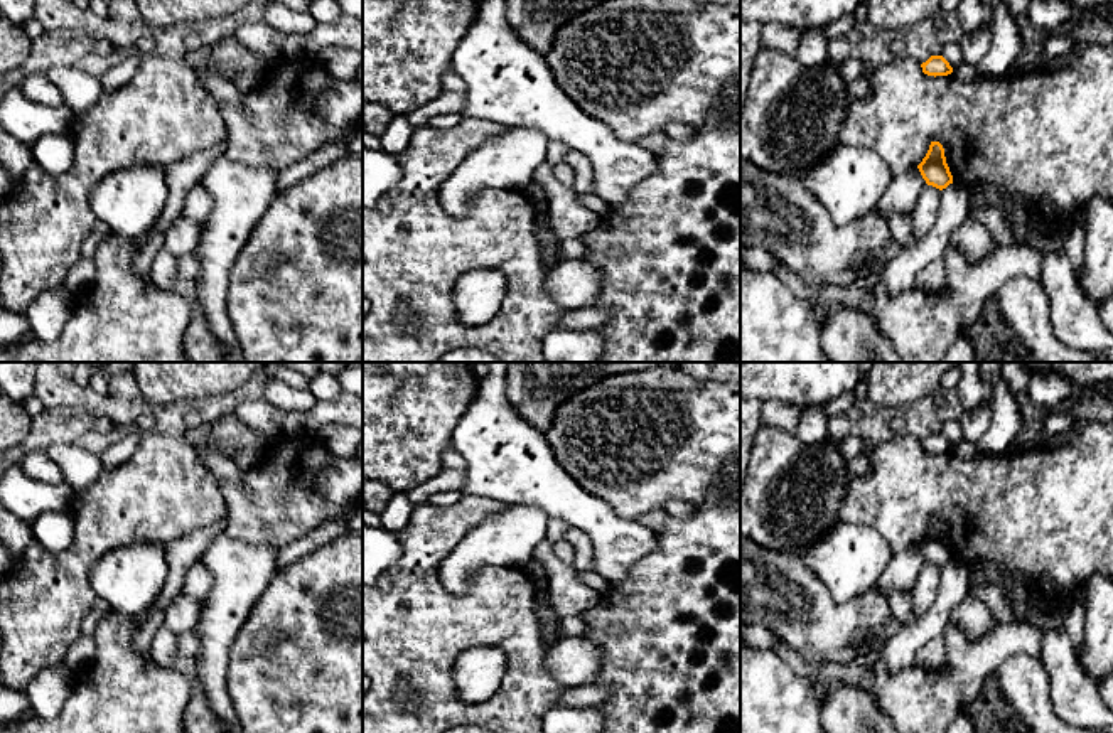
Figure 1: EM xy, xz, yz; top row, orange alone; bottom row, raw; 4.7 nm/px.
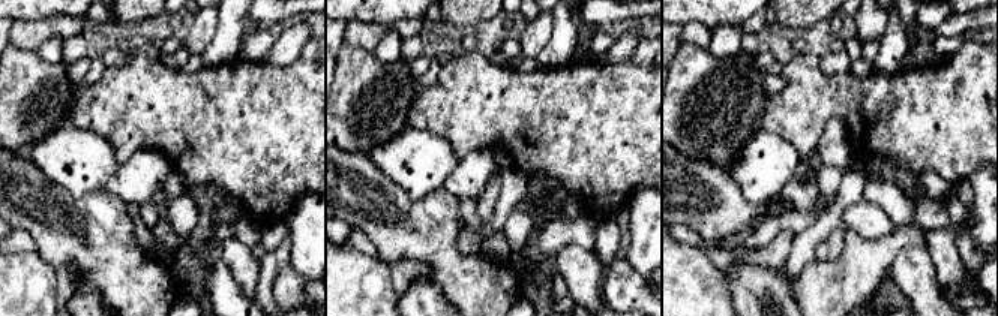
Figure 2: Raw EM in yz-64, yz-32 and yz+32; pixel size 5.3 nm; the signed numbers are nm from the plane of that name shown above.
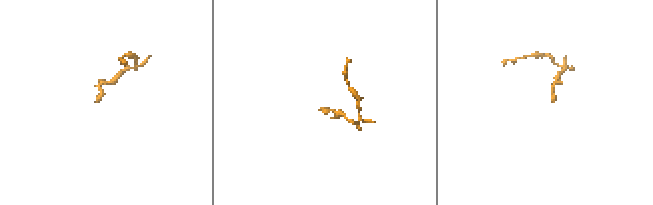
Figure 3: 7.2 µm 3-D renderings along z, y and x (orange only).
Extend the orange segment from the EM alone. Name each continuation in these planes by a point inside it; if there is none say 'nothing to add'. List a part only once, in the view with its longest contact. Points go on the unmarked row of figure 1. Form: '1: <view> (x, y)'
nothing to add

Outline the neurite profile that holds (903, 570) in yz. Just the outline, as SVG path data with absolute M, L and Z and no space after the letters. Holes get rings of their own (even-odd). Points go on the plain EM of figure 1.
M911 544L906 549L894 553L877 581L877 588L912 591L926 563L917 544Z

